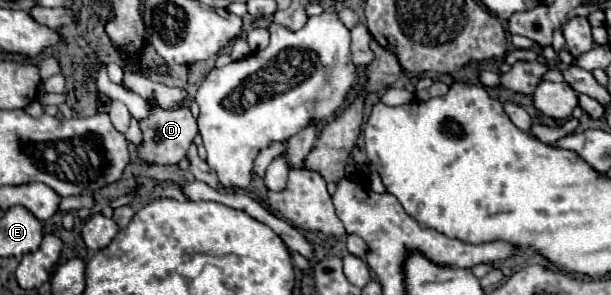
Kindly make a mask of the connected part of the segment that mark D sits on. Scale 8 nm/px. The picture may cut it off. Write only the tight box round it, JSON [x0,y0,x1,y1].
[137,98,197,166]

